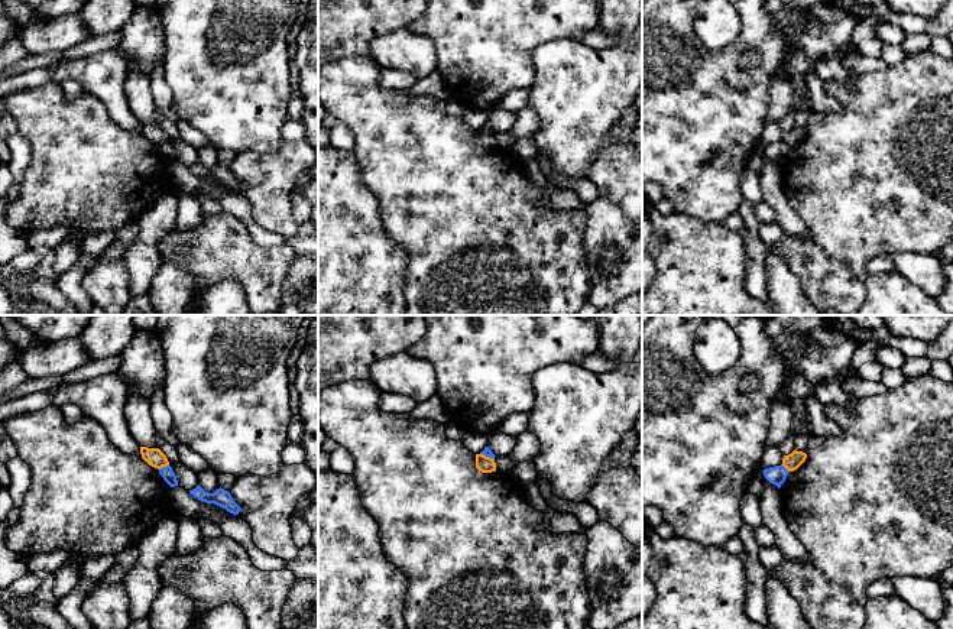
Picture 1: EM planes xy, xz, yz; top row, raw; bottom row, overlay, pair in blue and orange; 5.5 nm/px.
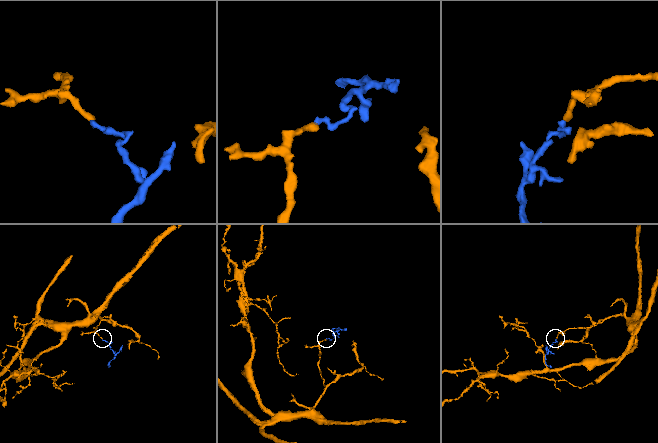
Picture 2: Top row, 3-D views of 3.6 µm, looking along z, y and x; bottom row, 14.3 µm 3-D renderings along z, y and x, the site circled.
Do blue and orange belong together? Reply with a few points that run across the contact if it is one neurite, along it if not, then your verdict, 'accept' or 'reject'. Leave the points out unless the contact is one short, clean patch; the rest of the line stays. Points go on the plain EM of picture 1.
xy (168, 140), (158, 145) | reject

